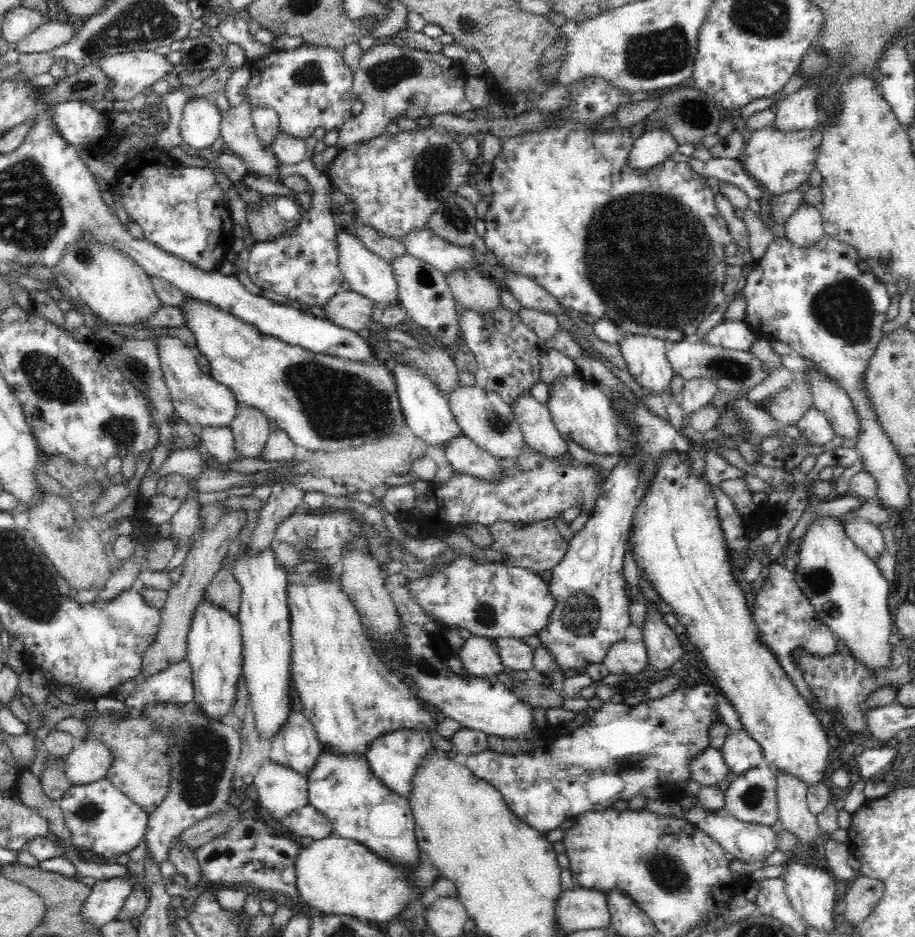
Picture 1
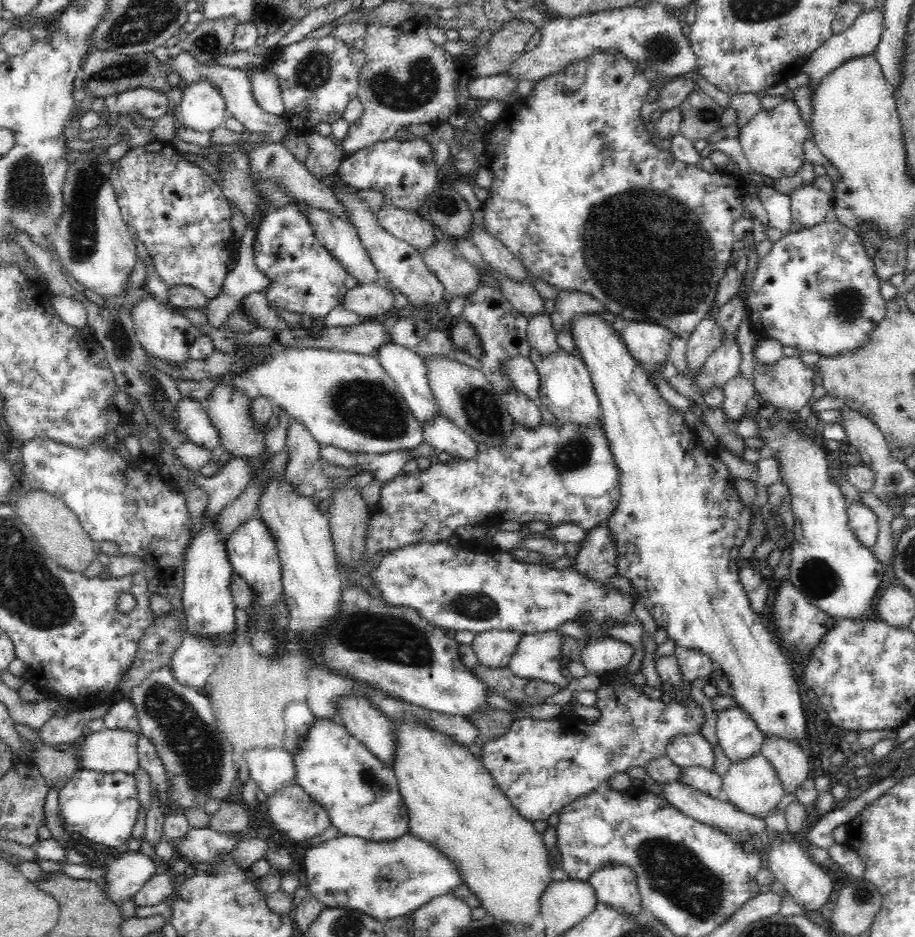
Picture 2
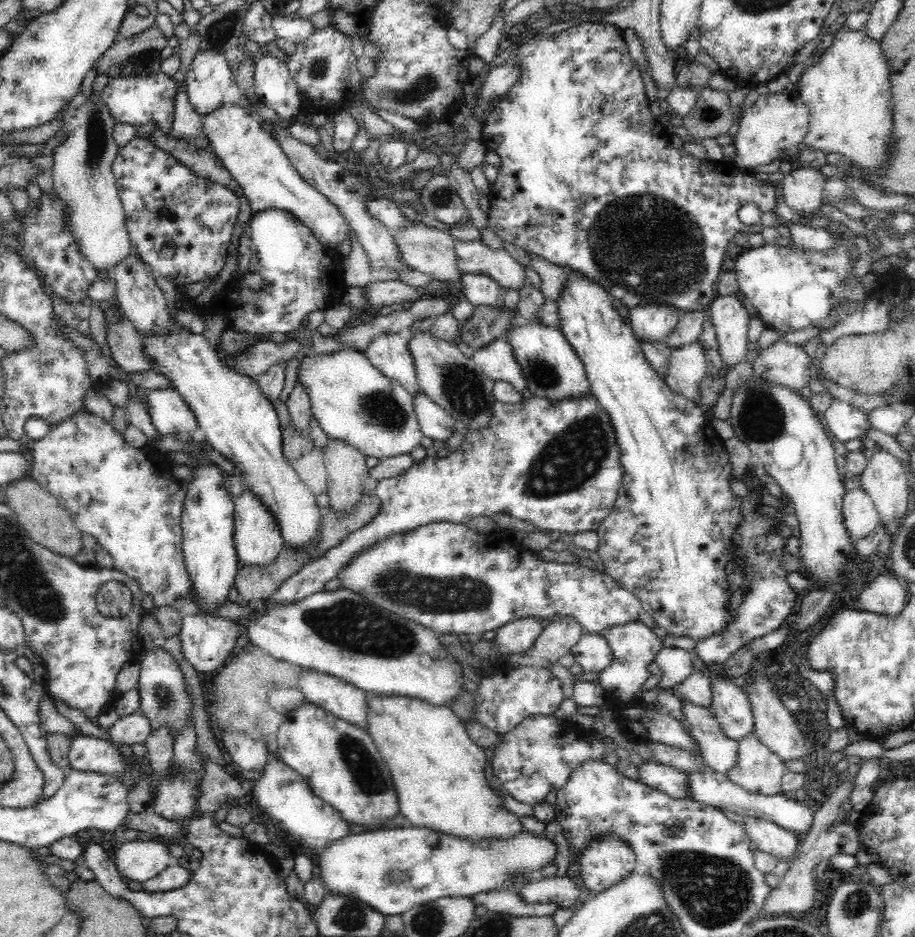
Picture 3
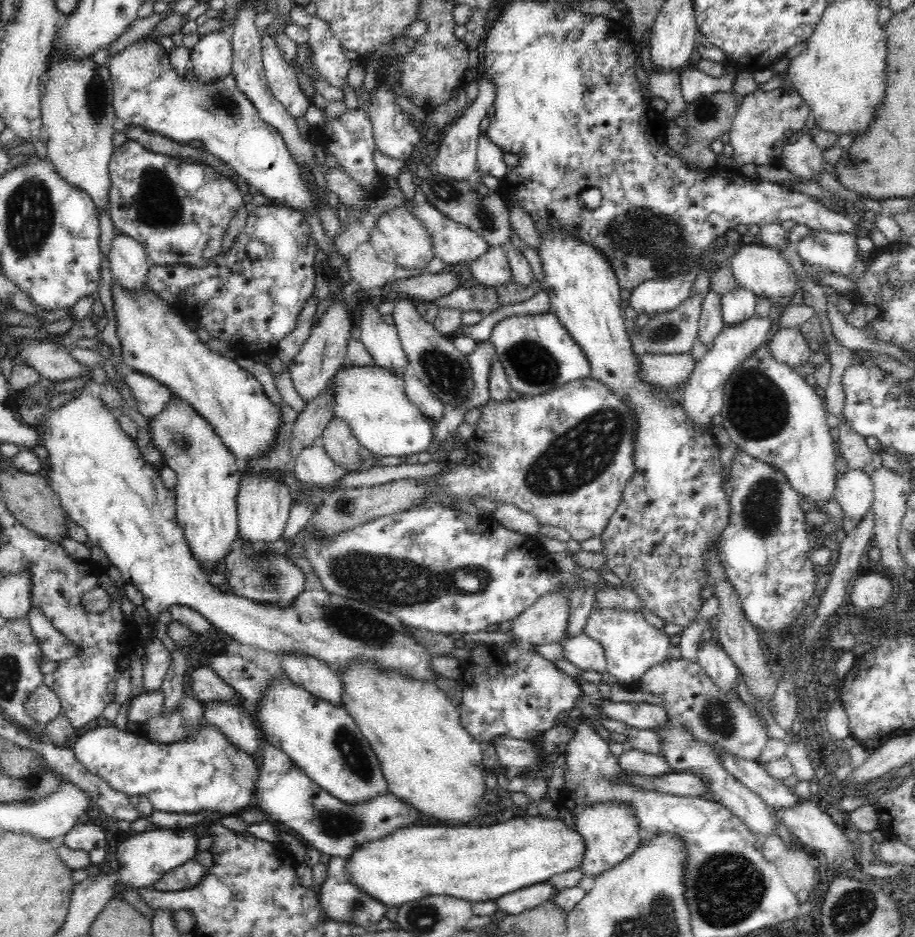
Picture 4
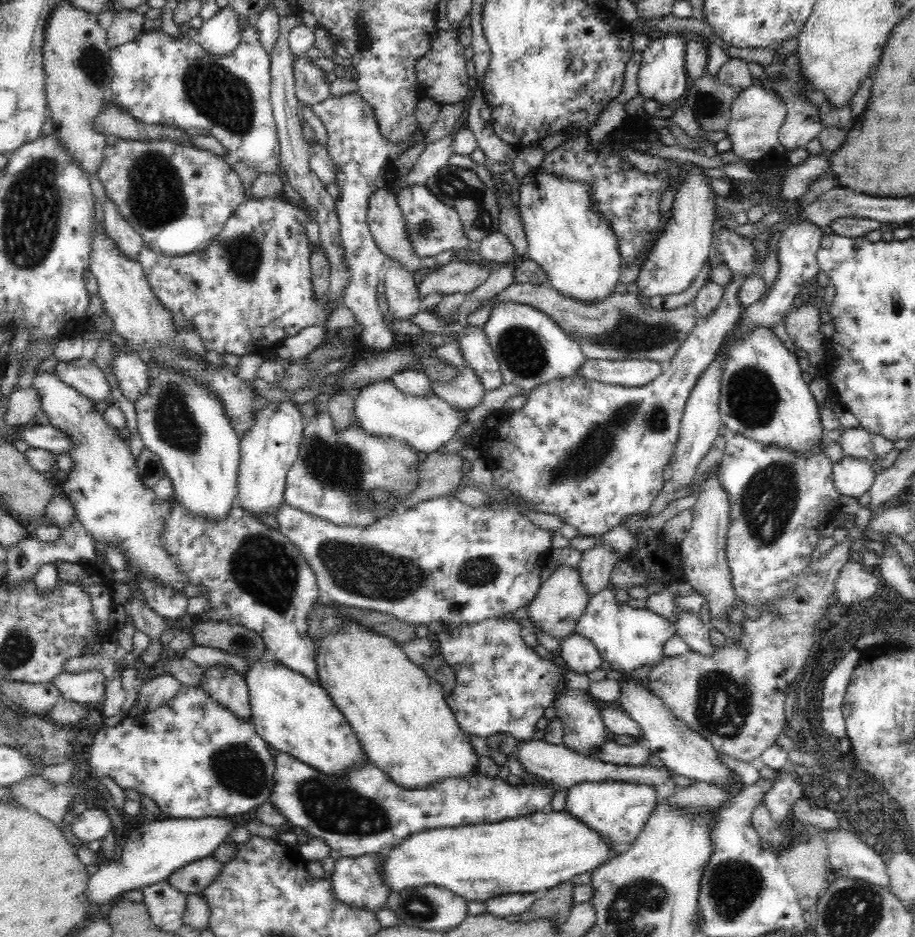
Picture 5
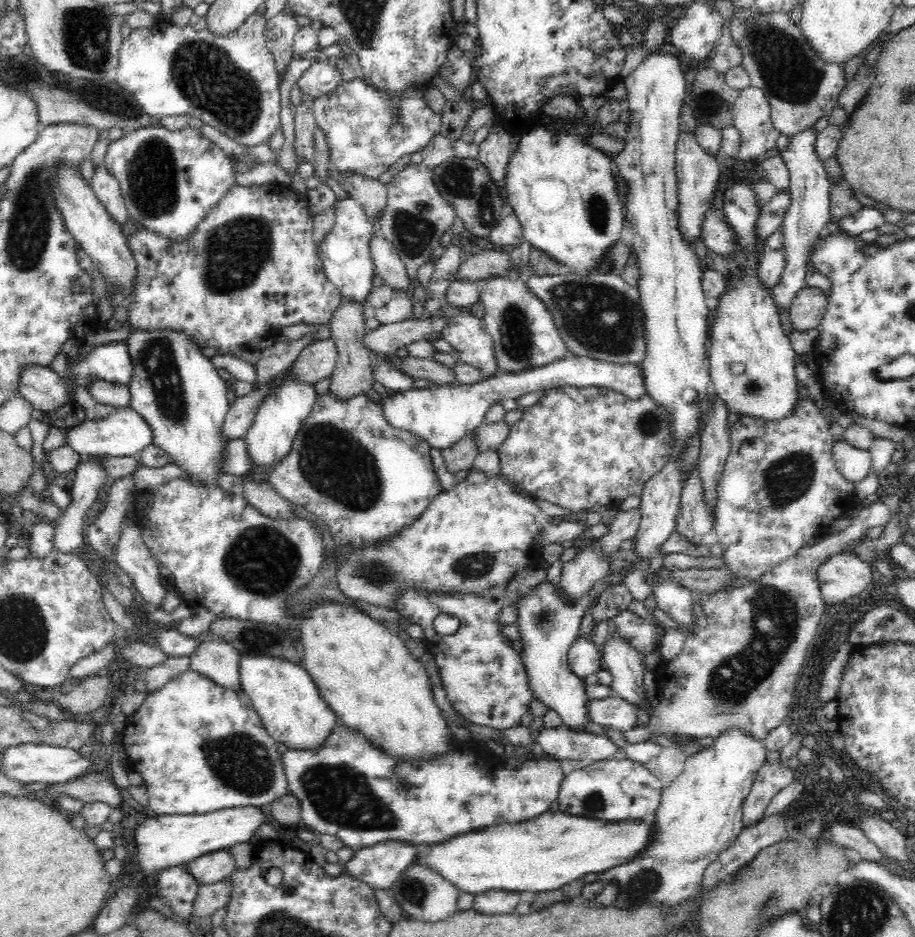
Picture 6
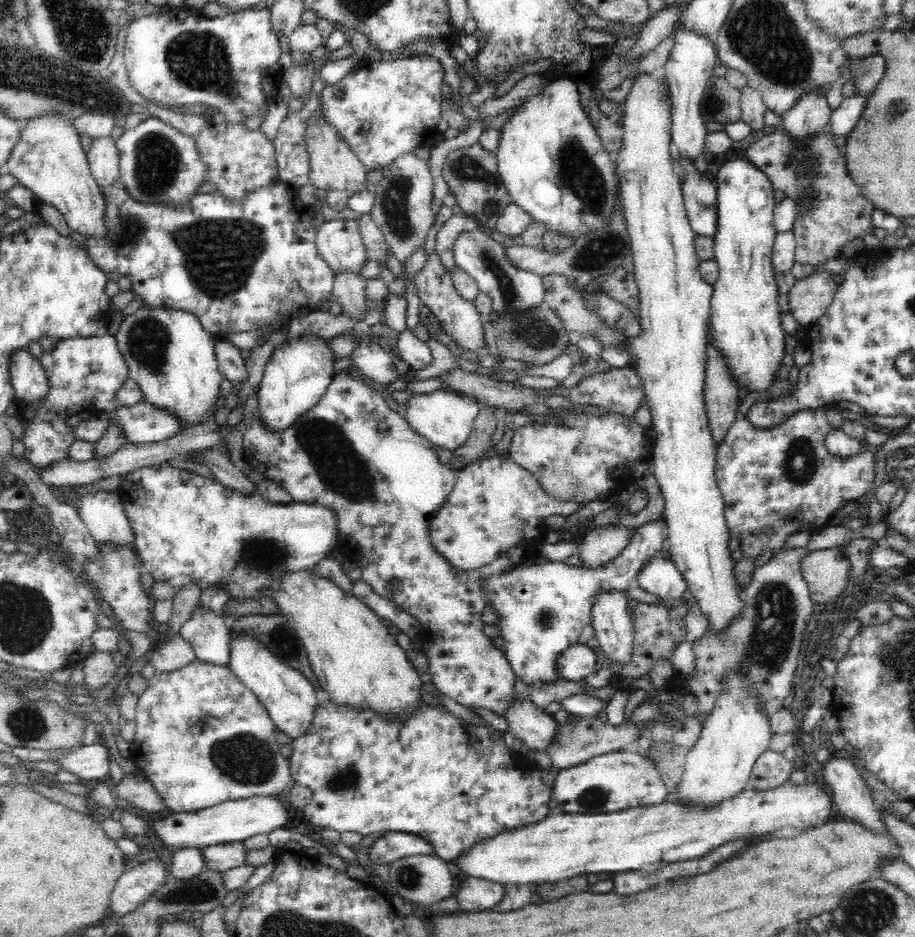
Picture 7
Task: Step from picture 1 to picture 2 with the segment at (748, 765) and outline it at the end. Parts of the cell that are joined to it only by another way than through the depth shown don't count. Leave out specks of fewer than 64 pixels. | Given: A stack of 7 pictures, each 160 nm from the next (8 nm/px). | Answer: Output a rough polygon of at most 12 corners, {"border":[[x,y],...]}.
{"border":[[736,705],[717,711],[716,736],[732,763],[760,755],[765,740]]}

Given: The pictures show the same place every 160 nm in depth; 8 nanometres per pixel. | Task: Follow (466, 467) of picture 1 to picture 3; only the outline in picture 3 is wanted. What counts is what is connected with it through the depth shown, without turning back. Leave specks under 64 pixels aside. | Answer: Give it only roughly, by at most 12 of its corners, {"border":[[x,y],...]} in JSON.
{"border":[[422,392],[414,409],[422,436],[446,442],[456,422]]}

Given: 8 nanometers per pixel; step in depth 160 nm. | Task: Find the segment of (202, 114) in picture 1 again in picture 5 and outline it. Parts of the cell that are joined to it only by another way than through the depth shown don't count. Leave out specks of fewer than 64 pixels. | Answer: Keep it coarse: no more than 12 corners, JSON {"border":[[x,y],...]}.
{"border":[[229,6],[203,21],[196,41],[210,55],[240,42],[240,18]]}

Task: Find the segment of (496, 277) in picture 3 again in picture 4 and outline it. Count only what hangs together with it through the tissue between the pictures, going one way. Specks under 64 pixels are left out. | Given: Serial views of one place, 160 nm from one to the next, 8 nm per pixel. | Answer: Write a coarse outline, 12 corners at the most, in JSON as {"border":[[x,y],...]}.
{"border":[[419,188],[413,215],[444,264],[469,264],[487,240],[436,210]]}

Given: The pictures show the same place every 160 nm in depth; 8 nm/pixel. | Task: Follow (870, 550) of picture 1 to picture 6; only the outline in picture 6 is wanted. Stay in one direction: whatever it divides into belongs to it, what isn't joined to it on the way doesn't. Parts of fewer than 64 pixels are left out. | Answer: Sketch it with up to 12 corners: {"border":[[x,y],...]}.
{"border":[[844,439],[832,448],[838,472],[860,483],[871,473],[871,456]]}

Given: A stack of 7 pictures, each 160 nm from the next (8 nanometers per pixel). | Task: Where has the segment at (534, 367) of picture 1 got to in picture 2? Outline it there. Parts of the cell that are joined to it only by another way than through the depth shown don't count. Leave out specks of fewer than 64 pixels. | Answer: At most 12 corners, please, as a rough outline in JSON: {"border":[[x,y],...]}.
{"border":[[486,284],[460,319],[481,342],[480,370],[510,392],[508,359],[530,358],[529,319]]}

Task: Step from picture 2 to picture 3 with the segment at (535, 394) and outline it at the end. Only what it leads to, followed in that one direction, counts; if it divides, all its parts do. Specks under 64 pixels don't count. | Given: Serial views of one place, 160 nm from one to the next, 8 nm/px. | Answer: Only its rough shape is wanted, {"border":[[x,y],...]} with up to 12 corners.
{"border":[[503,335],[473,362],[495,382],[502,380],[528,395],[526,377]]}

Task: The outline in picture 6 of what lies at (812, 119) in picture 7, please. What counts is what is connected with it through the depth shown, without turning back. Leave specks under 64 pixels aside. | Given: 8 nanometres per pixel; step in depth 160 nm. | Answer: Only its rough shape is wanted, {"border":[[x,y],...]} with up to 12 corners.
{"border":[[813,125],[780,155],[791,205],[780,233],[778,314],[807,286],[815,241],[830,220]]}

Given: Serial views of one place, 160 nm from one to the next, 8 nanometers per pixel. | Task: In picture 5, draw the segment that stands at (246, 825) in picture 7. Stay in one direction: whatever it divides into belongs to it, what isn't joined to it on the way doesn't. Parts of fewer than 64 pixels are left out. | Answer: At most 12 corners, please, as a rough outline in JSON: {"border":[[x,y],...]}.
{"border":[[158,818],[90,875],[89,907],[211,857],[234,818]]}

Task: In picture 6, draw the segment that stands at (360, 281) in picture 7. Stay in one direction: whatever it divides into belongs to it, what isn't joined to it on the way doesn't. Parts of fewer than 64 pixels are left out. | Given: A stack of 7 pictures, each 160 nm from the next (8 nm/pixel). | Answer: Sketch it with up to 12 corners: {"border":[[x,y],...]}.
{"border":[[342,298],[329,320],[337,362],[330,391],[341,401],[372,389],[360,304]]}

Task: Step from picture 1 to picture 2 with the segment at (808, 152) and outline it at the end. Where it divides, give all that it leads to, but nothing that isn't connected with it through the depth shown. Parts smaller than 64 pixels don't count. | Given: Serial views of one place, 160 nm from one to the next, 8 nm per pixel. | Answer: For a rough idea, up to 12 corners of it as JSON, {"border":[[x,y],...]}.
{"border":[[794,100],[741,128],[750,168],[773,180],[804,164],[810,136]]}

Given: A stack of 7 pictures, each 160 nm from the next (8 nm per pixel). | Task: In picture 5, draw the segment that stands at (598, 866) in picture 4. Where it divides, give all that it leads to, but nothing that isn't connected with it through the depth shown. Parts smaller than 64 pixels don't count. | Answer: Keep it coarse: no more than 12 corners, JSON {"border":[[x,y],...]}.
{"border":[[583,781],[565,811],[613,846],[638,839],[657,807],[650,785]]}

